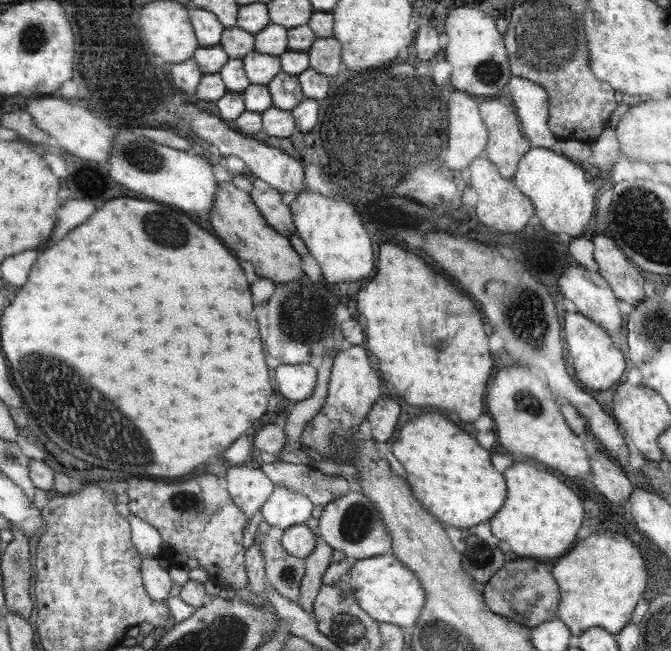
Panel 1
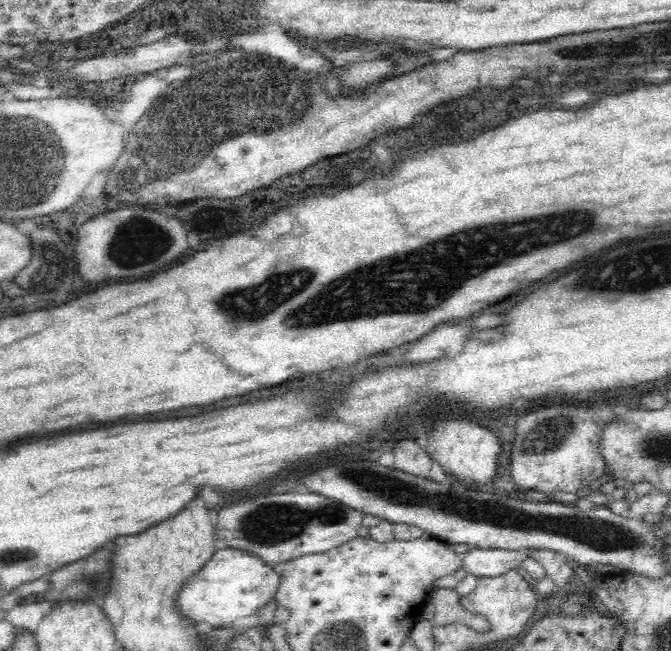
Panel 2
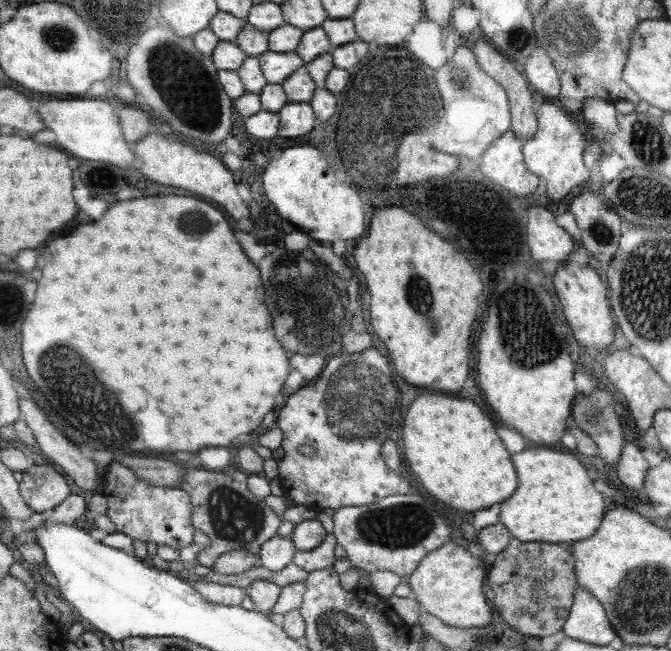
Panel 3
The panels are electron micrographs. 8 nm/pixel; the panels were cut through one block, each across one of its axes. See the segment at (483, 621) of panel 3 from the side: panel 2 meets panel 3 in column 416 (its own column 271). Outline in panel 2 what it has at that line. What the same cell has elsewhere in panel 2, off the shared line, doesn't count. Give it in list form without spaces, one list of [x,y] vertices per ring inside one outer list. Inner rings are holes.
[[[236,548],[217,549],[210,560],[194,574],[174,596],[174,608],[184,619],[190,619],[192,626],[208,622],[213,627],[229,627],[239,618],[255,615],[266,606],[278,590],[278,572],[266,567],[266,563],[250,552]]]

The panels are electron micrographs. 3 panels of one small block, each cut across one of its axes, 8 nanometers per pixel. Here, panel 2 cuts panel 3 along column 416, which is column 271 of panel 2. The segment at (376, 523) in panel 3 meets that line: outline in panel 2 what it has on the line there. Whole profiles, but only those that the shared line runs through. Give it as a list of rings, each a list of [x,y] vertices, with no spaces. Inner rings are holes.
[[[274,494],[258,500],[248,500],[224,506],[218,512],[218,534],[228,540],[228,546],[258,556],[266,567],[277,569],[289,560],[320,554],[358,537],[363,513],[324,495]]]

